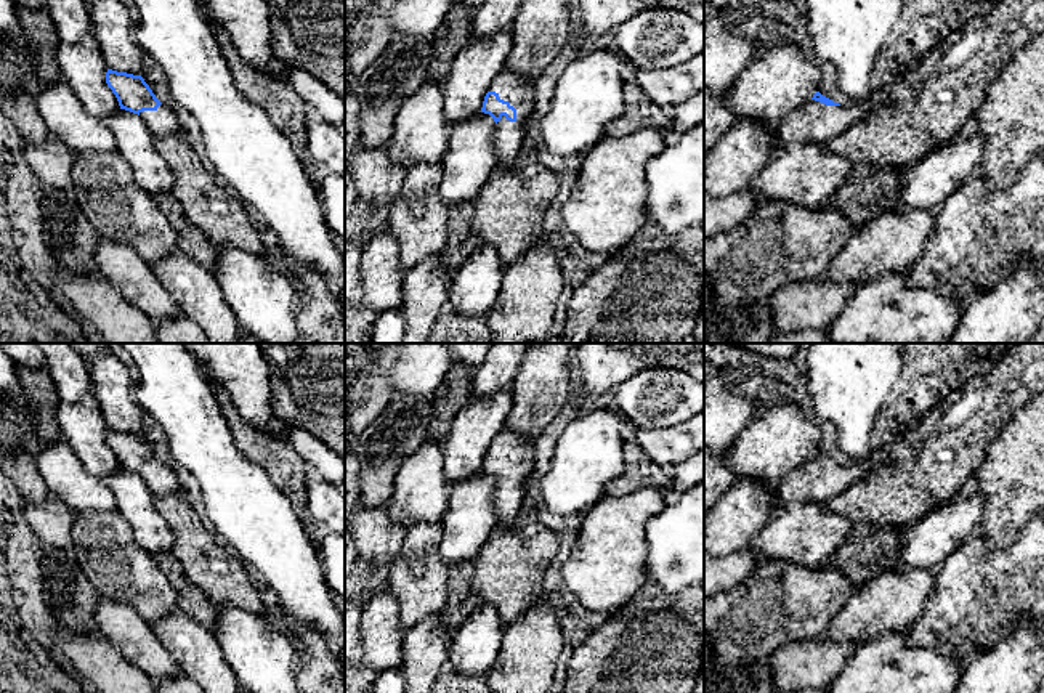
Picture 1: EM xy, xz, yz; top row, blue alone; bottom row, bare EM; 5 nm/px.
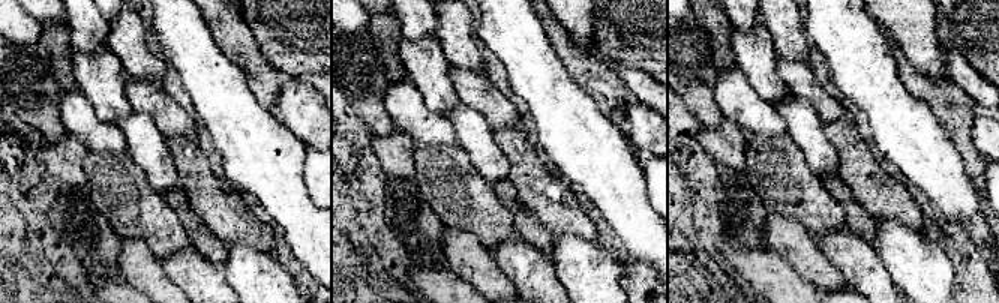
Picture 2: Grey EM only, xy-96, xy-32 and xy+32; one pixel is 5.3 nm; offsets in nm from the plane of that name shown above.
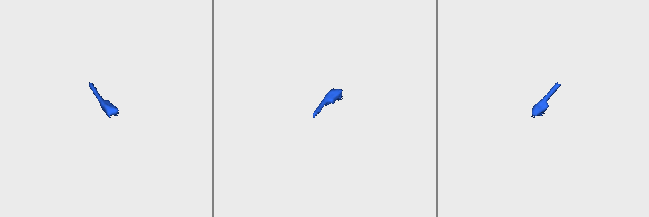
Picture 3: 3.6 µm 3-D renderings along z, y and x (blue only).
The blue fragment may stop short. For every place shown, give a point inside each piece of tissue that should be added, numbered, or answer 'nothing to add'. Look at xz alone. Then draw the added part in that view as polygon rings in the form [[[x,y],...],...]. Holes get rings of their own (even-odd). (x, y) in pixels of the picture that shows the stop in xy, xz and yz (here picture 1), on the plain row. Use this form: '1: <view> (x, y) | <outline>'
1: xz (509, 496) | [[[504,428],[491,443],[489,451],[496,451],[500,459],[508,460],[516,468],[516,480],[510,481],[502,475],[496,483],[492,497],[497,525],[510,525],[518,517],[526,497],[523,484],[534,470],[534,440]]]

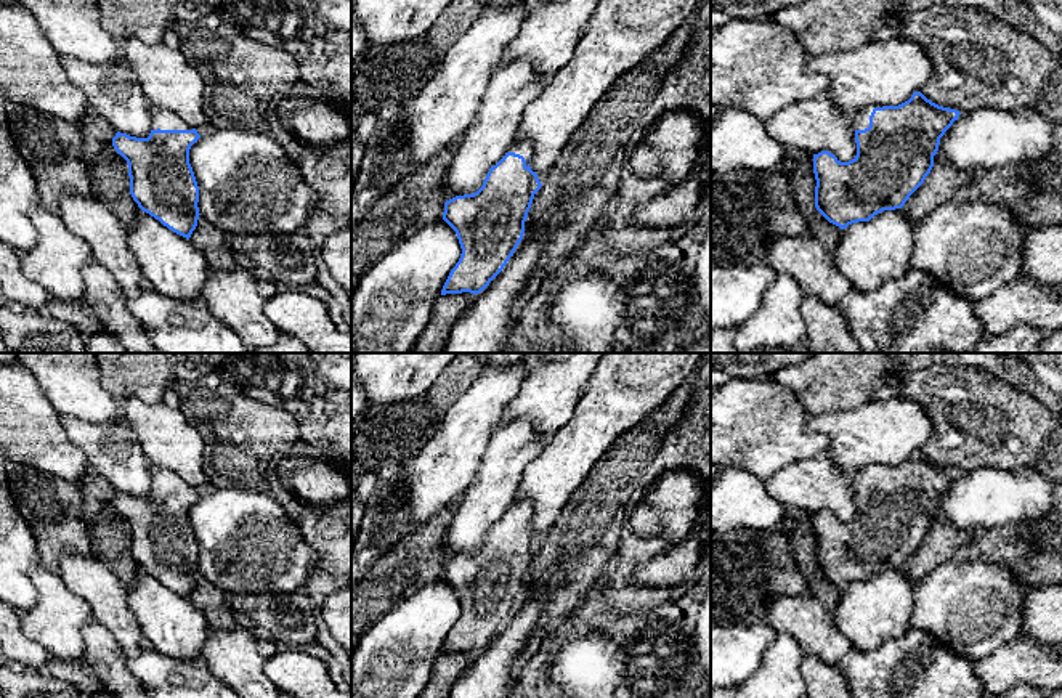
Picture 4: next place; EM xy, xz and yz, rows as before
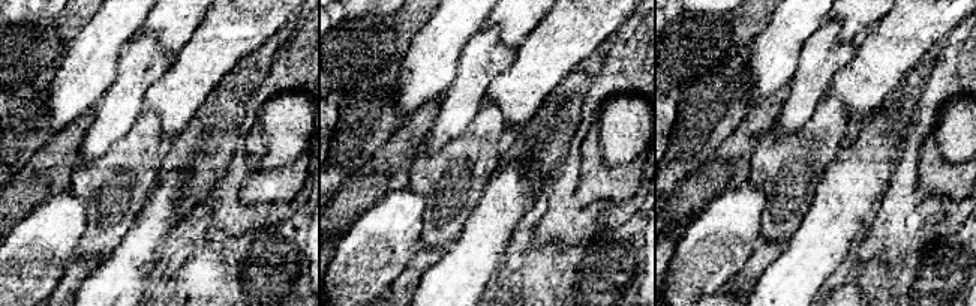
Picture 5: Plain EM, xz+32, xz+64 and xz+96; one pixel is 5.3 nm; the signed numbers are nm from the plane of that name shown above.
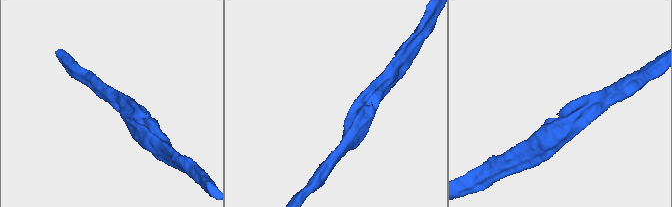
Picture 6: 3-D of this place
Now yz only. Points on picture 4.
1: yz (860, 478) | [[[871,464],[853,475],[853,488],[855,489],[865,489],[869,486],[869,475],[874,467],[882,467],[882,465]]]

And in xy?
1: xy (164, 478) | [[[149,465],[152,486],[151,489],[193,489],[184,480],[181,480],[176,473],[168,469],[162,469],[157,465]]]

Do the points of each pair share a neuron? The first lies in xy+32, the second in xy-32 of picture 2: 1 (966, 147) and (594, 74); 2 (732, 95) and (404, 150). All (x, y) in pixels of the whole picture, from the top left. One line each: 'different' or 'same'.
1: same
2: different

